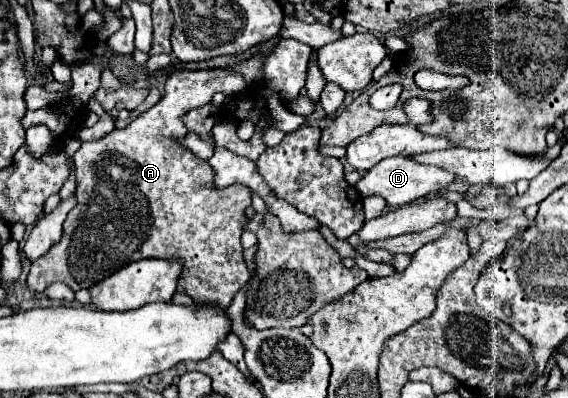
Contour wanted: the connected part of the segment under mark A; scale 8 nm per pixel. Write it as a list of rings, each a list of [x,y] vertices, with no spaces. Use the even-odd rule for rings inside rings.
[[[212,68],[174,72],[168,76],[162,100],[148,112],[140,114],[130,126],[122,130],[112,130],[100,140],[82,142],[82,146],[72,156],[78,180],[78,204],[74,210],[70,210],[64,222],[62,240],[54,244],[42,258],[32,262],[28,274],[28,288],[42,292],[52,282],[64,282],[76,292],[82,288],[90,288],[114,270],[138,258],[180,258],[183,270],[178,282],[178,292],[186,292],[194,302],[220,304],[222,308],[230,306],[226,304],[226,300],[232,300],[236,290],[240,290],[242,284],[250,280],[250,272],[242,258],[240,236],[244,232],[244,224],[248,222],[244,210],[250,206],[252,192],[242,184],[218,190],[218,186],[214,186],[214,170],[210,170],[210,164],[194,156],[190,150],[184,150],[174,138],[186,134],[186,128],[180,120],[182,114],[196,106],[208,104],[212,100],[212,94],[216,92],[236,94],[244,86],[246,82],[242,74],[234,70]]]

